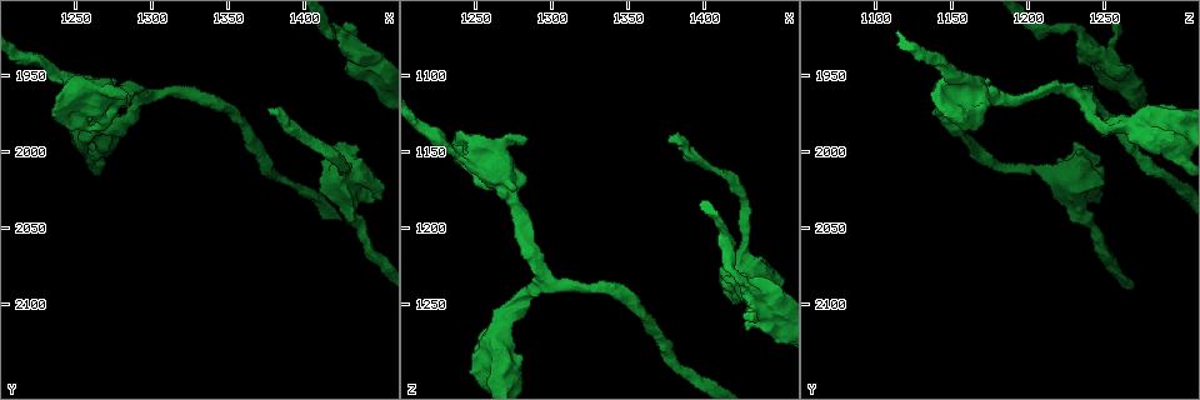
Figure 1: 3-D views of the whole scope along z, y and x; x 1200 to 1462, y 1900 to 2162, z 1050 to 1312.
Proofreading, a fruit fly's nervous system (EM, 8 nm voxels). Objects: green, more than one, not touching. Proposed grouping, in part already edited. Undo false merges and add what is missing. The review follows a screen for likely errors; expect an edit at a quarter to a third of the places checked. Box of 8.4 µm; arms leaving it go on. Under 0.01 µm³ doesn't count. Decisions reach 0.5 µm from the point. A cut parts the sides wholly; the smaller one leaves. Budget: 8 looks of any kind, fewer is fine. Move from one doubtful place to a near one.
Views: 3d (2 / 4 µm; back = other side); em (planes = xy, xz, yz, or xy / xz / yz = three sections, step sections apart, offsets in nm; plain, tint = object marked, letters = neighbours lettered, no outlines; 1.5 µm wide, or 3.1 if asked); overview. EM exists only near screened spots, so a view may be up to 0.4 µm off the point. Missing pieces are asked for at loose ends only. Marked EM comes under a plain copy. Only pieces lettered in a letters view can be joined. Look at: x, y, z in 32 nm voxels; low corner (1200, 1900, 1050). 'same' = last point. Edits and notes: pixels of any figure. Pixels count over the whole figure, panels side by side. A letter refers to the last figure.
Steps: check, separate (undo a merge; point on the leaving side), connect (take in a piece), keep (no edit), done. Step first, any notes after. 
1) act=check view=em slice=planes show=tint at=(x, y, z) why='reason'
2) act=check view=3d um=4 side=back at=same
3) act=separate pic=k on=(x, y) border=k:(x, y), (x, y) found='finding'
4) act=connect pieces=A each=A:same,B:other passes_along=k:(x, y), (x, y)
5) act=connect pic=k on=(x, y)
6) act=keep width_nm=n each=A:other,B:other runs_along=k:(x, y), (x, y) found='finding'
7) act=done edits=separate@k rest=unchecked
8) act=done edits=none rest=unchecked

act=check view=3d um=4 at=(1426, 2010, 1202) why='sudden change in width'

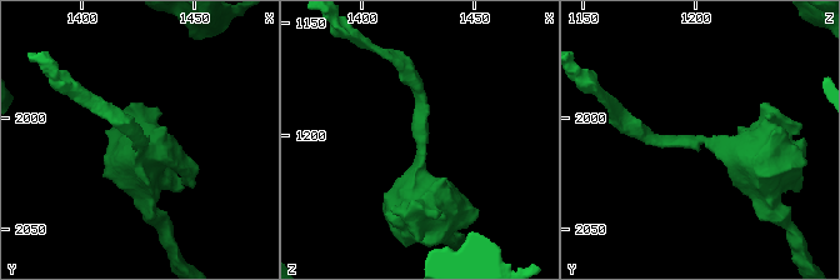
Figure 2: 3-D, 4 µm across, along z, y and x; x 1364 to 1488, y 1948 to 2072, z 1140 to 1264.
act=check view=em slice=xz step=8 show=letters at=(1427, 2010, 1200)

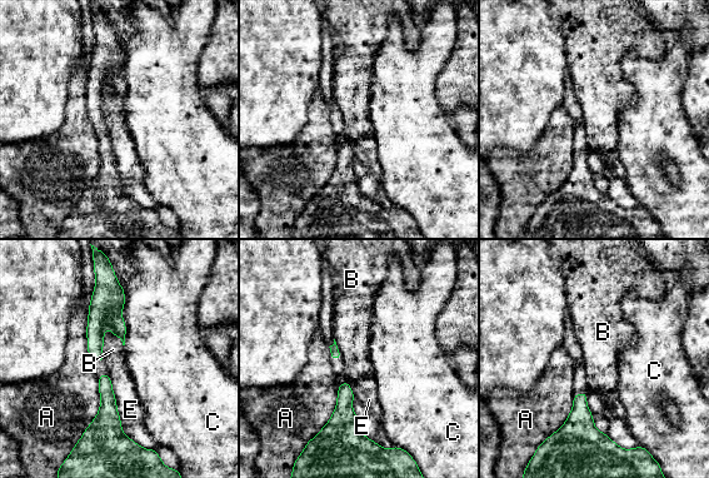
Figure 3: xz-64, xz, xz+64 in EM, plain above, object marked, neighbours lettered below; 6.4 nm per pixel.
act=keep width_nm=40 each=A:other,B:other,C:other,E:other border=3:(109, 328), (104, 332), (104, 359) found='one neuron here'

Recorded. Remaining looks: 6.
act=check view=em slice=planes show=letters at=(1440, 2030, 1248) why='free end'

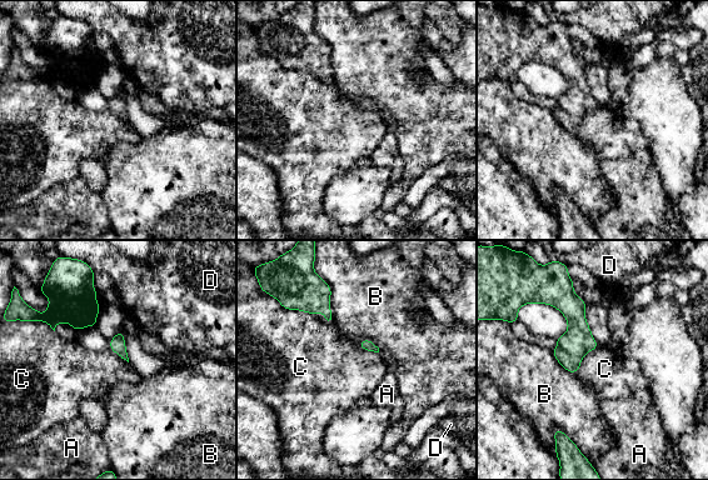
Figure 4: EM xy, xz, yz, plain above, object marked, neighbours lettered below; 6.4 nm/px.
act=keep each=A:other,B:other,C:other,D:other border=4:(598, 346), (583, 356), (577, 373) found='none of them fits'

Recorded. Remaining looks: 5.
act=check view=3d um=4 at=(1376, 1974, 1142) why='long arm stops here'

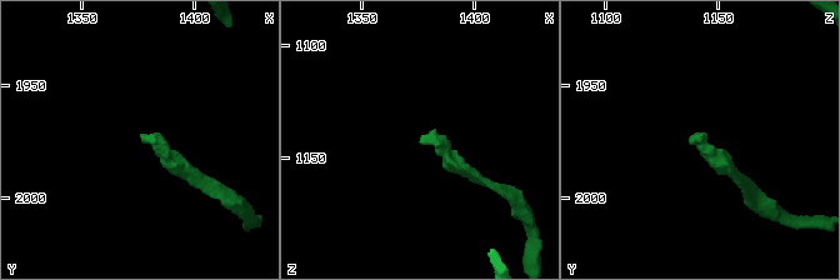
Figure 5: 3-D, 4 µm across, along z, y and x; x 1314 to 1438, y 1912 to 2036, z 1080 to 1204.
act=check view=em slice=xy step=4 show=tint at=(1376, 1972, 1141) why='need the tissue'

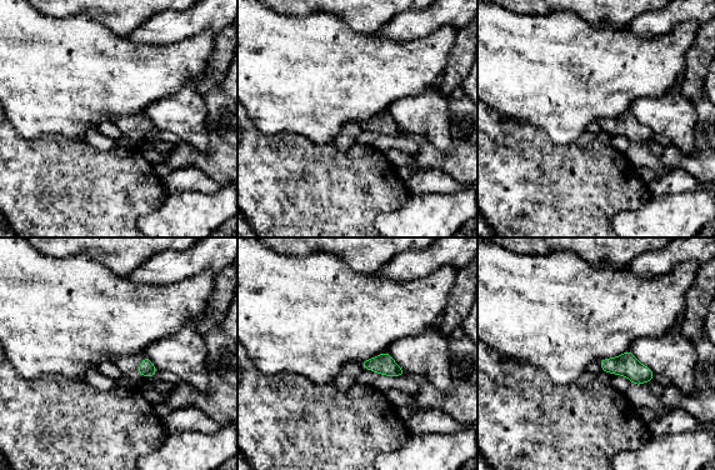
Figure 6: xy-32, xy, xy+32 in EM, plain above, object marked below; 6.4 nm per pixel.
act=check view=em slice=planes show=letters at=same

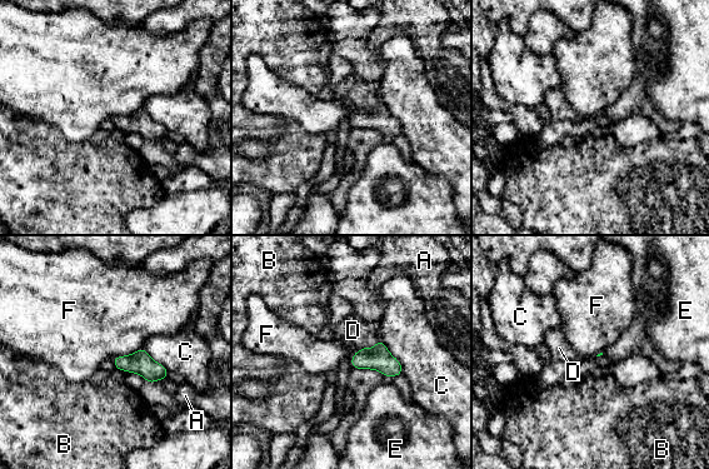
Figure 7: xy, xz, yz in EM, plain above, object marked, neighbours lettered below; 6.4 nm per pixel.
act=connect pic=7 on=(353, 330) each=A:other,B:other,C:other,D:same,E:other,F:other passes_along=7:(378, 358), (370, 348), (353, 330) found='the neuron continues'

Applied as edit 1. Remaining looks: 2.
act=done edits=connect@7 rest=unchecked

